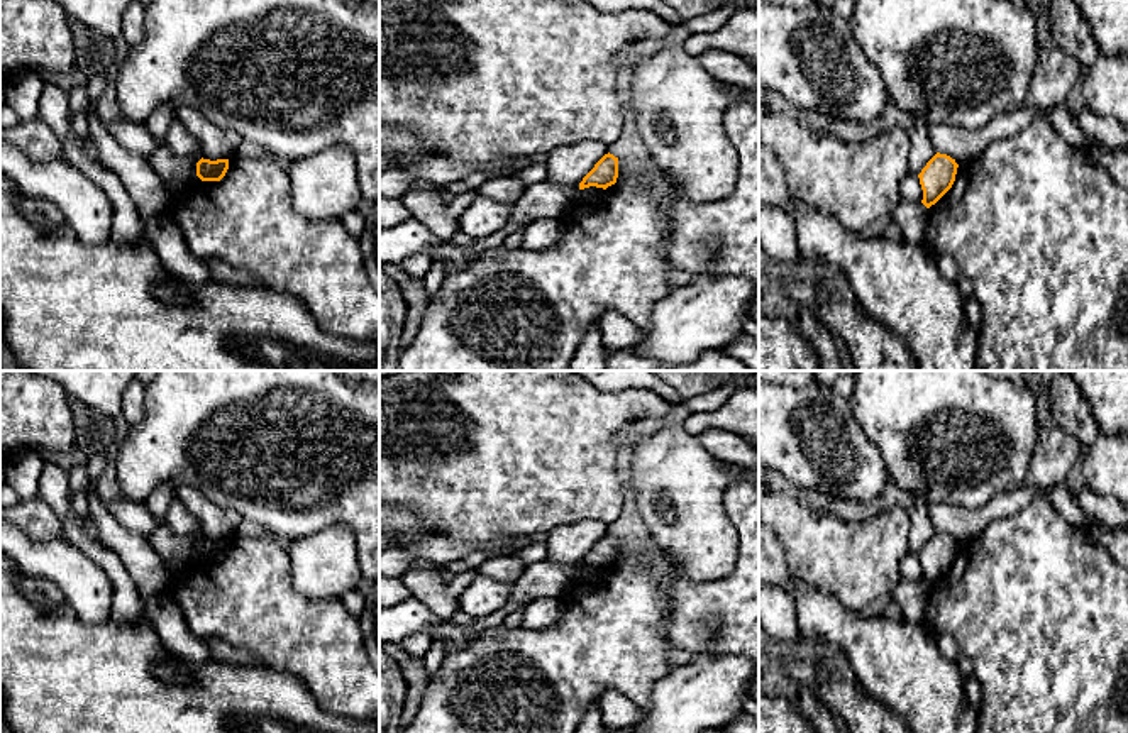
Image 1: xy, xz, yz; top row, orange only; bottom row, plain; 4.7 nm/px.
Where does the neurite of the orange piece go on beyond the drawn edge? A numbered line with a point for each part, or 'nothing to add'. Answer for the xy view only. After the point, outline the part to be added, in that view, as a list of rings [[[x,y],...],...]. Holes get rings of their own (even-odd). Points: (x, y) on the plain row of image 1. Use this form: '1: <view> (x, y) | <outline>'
nothing to add

